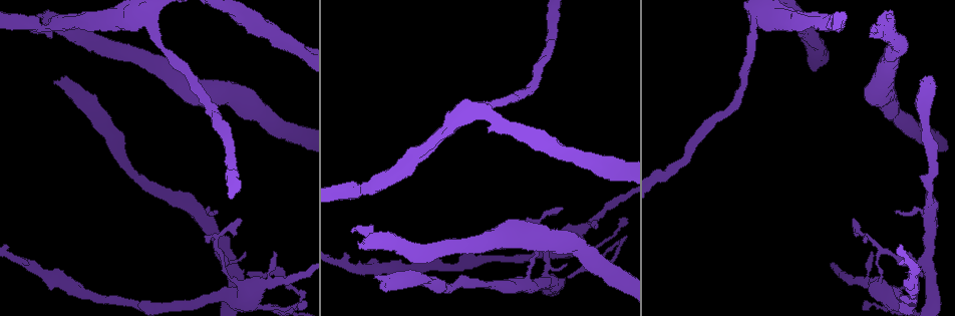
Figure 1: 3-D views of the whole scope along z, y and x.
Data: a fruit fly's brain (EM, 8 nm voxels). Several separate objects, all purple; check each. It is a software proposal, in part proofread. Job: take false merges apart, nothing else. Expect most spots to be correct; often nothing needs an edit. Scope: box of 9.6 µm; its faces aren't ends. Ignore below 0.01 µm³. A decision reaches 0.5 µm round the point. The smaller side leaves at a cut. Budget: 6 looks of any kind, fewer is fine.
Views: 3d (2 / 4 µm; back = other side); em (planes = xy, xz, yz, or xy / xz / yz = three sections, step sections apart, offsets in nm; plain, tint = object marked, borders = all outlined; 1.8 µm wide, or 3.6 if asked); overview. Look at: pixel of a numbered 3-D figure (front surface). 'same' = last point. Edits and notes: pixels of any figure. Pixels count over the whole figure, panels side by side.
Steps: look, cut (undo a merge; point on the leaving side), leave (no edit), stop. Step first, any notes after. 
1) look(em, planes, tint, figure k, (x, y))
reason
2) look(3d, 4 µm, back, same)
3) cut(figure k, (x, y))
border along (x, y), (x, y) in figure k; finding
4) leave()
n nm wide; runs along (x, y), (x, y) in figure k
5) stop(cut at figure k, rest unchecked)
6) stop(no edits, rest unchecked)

look(3d, 2 µm, figure 1, (622, 244))
abrupt turn

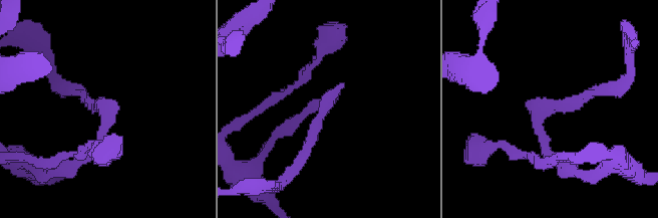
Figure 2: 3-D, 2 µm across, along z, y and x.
look(em, planes, tint, figure 2, (98, 108))

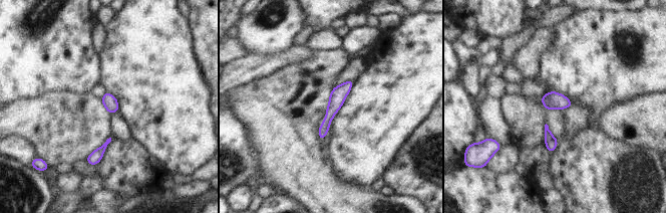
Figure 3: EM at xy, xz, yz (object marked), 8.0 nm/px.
leave()
110 nm wide; all the same neuron

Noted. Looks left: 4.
look(em, xy, step 8, tint, figure 1, (923, 262))

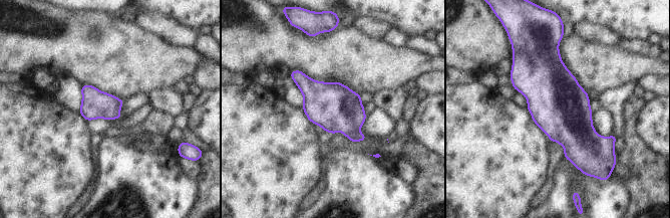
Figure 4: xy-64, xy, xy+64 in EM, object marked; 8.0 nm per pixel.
look(em, planes, tint, same)
another direction

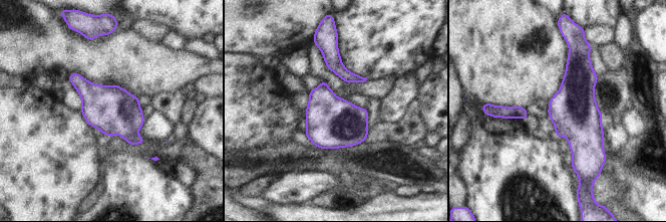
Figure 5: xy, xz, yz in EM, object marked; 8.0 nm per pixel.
leave()
one neuron here

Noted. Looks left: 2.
stop(no edits, rest unchecked)

